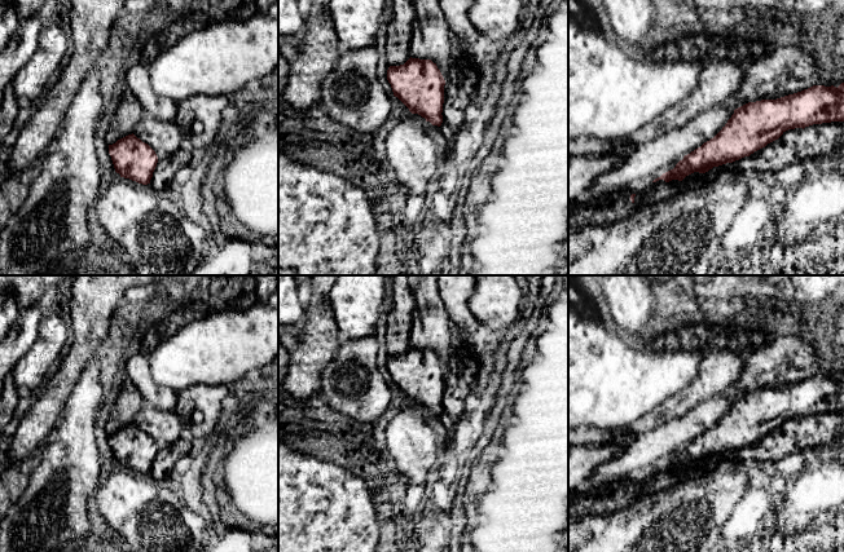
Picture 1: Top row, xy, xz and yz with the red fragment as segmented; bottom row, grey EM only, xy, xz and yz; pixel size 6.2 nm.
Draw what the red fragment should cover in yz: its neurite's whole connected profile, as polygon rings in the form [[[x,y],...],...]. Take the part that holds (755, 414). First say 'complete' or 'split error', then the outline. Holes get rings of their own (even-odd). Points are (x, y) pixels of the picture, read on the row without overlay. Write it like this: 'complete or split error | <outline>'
complete | [[[844,372],[838,377],[813,375],[777,389],[748,392],[734,399],[713,428],[652,472],[682,471],[694,462],[705,463],[713,456],[750,446],[788,419],[831,411],[844,411]]]

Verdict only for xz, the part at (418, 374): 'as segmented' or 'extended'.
as segmented

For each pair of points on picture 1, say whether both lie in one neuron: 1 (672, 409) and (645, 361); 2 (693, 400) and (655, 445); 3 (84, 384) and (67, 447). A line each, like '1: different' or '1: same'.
1: different
2: different
3: same

